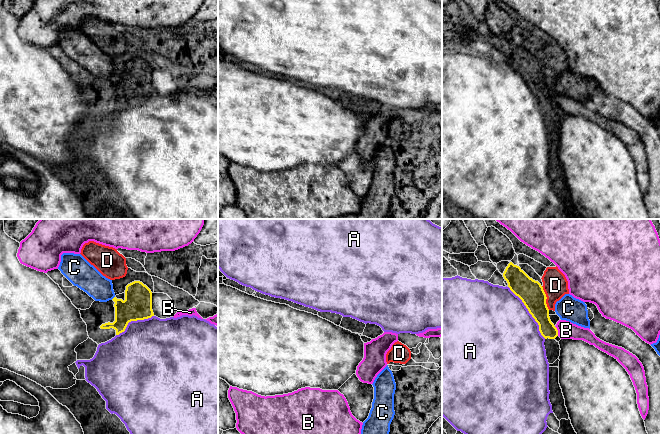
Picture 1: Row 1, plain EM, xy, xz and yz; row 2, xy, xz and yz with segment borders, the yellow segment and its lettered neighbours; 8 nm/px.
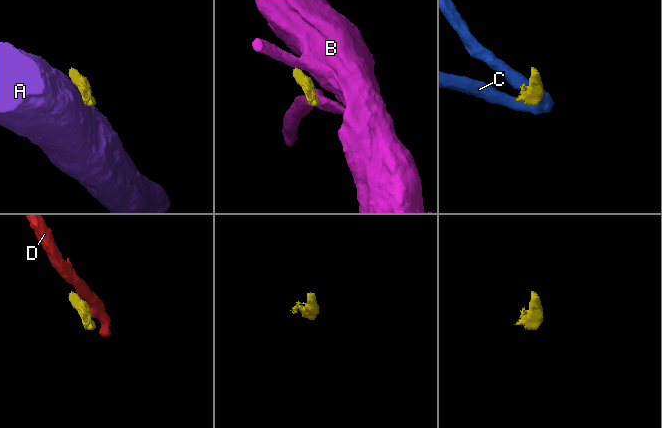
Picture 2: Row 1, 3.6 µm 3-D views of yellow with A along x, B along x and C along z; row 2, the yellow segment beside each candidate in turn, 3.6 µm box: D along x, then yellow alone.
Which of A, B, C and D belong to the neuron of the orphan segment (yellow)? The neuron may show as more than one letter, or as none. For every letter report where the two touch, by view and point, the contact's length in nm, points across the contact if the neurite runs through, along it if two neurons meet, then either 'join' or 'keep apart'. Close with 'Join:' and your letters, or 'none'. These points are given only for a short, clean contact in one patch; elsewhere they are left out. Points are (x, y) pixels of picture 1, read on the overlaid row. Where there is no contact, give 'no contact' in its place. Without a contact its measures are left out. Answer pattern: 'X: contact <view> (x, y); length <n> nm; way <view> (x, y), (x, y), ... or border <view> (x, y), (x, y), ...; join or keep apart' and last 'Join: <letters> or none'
A: contact yz (529, 312); length 500 nm; keep apart
B: contact yz (557, 331); length 90 nm; border yz (554, 326), (558, 335); keep apart
C: contact xy (113, 298); length 40 nm; border xy (114, 296), (111, 299); keep apart
D: contact yz (546, 298); length 200 nm; border yz (541, 286), (546, 297), (546, 306), (549, 309); keep apart
Join: none

